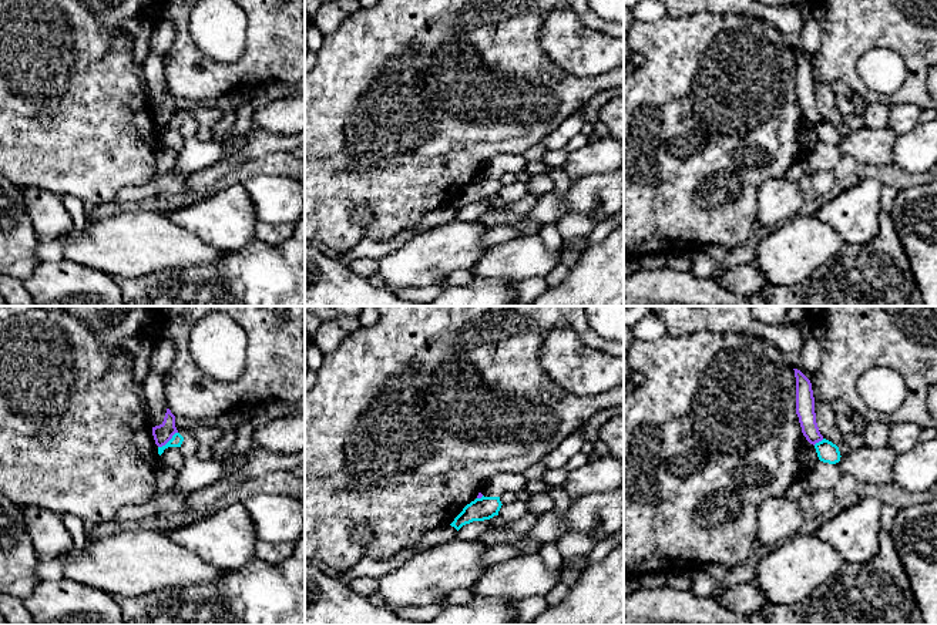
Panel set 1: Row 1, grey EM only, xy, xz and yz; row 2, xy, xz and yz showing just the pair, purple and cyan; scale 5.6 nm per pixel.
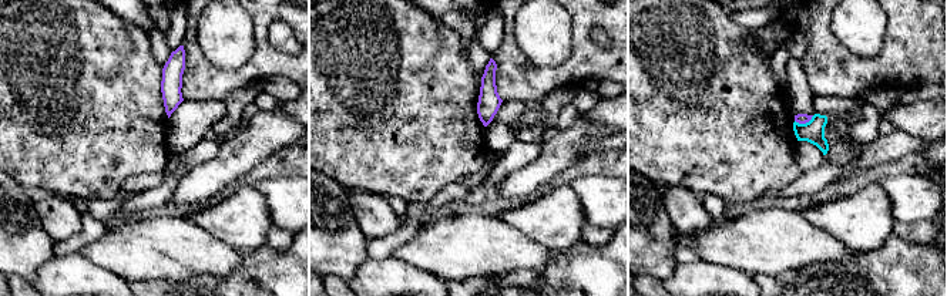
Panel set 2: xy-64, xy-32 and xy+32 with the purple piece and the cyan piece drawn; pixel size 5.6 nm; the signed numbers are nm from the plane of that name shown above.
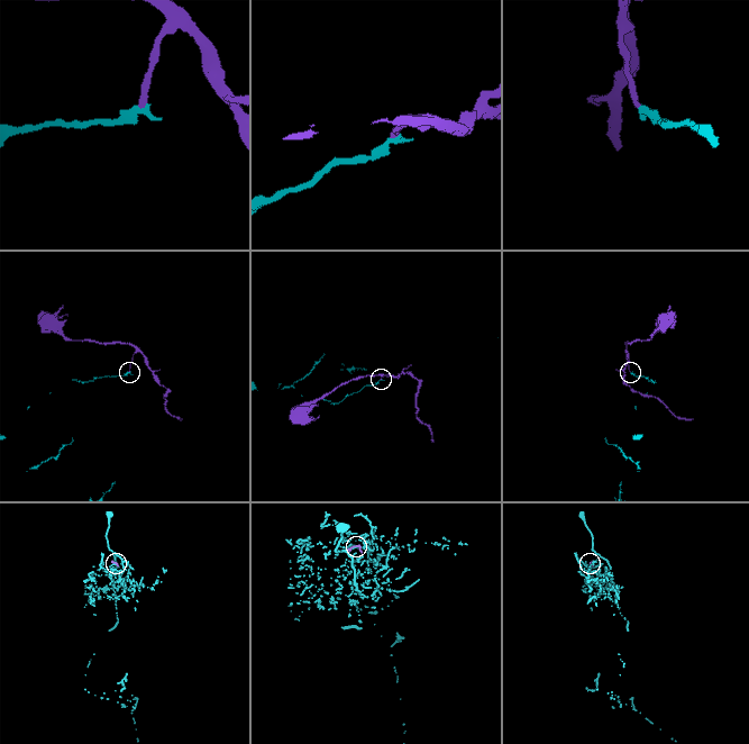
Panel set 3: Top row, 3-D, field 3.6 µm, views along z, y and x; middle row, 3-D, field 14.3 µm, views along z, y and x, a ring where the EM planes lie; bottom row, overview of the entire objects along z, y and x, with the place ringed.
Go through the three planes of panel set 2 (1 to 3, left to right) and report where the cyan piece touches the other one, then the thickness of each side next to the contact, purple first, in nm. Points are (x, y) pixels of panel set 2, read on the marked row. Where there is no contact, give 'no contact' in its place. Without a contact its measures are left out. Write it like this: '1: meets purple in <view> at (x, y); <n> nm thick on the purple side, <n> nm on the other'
1: no contact
2: no contact
3: meets purple in xy+32 at (803, 123); 60 nm thick on the purple side, 130 nm on the other

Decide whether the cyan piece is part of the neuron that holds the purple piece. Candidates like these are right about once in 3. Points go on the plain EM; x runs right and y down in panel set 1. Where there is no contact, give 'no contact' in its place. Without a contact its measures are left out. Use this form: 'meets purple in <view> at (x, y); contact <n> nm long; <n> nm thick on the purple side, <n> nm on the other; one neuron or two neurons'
meets purple in xy at (167, 123); contact 140 nm long; 110 nm thick on the purple side, 70 nm on the other; two neurons

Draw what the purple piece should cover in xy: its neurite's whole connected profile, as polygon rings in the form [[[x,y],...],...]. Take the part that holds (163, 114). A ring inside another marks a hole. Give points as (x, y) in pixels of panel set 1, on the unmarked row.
[[[167,90],[164,103],[159,107],[152,108],[152,117],[154,117],[155,125],[158,128],[165,127],[175,114],[178,114],[175,108],[175,97],[171,94],[169,90]]]

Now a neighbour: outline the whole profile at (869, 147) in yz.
[[[863,127],[840,138],[842,155],[849,155],[859,165],[889,165],[893,164],[893,144],[897,134],[889,127],[873,130]]]

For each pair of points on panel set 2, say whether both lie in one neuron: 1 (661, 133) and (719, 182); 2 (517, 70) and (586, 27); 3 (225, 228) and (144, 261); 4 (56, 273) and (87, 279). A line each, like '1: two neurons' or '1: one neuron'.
1: one neuron
2: one neuron
3: two neurons
4: one neuron

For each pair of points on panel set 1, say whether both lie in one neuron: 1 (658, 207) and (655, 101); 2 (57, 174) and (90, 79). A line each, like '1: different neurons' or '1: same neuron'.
1: same neuron
2: same neuron

